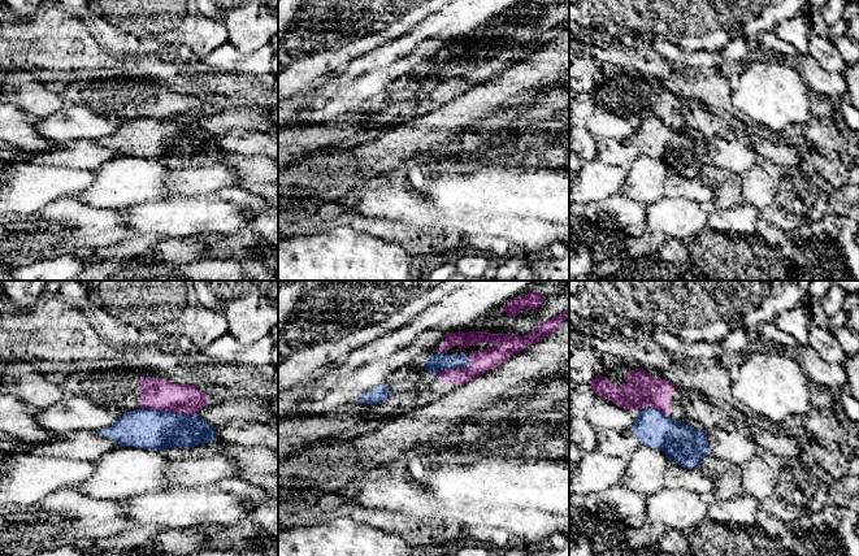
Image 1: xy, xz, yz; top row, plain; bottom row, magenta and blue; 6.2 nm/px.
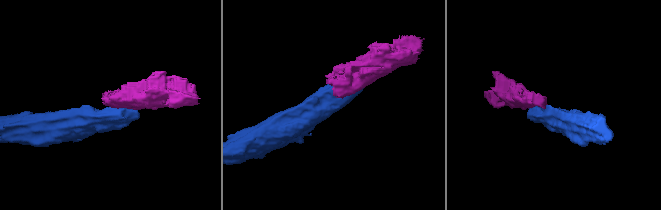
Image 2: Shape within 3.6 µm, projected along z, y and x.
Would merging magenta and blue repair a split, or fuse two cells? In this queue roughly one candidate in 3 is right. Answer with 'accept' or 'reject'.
reject

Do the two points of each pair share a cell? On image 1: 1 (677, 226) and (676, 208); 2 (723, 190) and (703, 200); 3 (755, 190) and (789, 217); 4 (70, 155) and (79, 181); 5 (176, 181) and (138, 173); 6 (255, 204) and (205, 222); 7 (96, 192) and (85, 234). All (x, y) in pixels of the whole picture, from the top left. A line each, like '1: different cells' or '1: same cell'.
1: same cell
2: different cells
3: same cell
4: different cells
5: different cells
6: same cell
7: different cells

